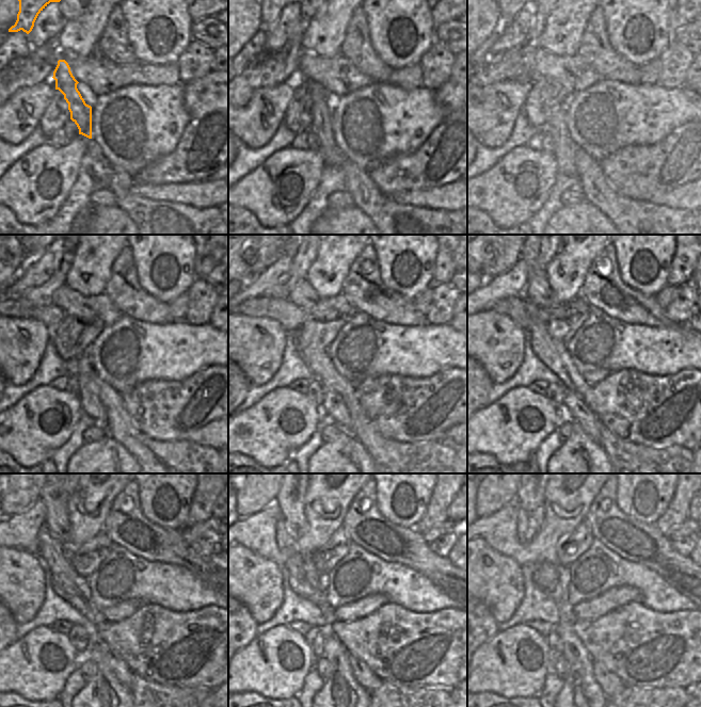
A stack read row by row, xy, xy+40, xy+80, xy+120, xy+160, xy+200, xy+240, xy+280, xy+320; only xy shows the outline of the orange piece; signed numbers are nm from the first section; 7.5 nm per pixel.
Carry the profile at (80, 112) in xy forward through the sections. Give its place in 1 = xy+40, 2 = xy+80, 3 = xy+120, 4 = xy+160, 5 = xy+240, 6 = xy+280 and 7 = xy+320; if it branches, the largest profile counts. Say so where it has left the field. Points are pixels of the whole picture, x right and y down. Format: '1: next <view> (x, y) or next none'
1: next xy+40 (331, 154)
2: next xy+80 (557, 127)
3: next xy+120 (81, 367)
4: next xy+160 (333, 406)
5: next xy+240 (120, 669)
6: next xy+280 (364, 676)
7: next xy+320 (611, 685)

